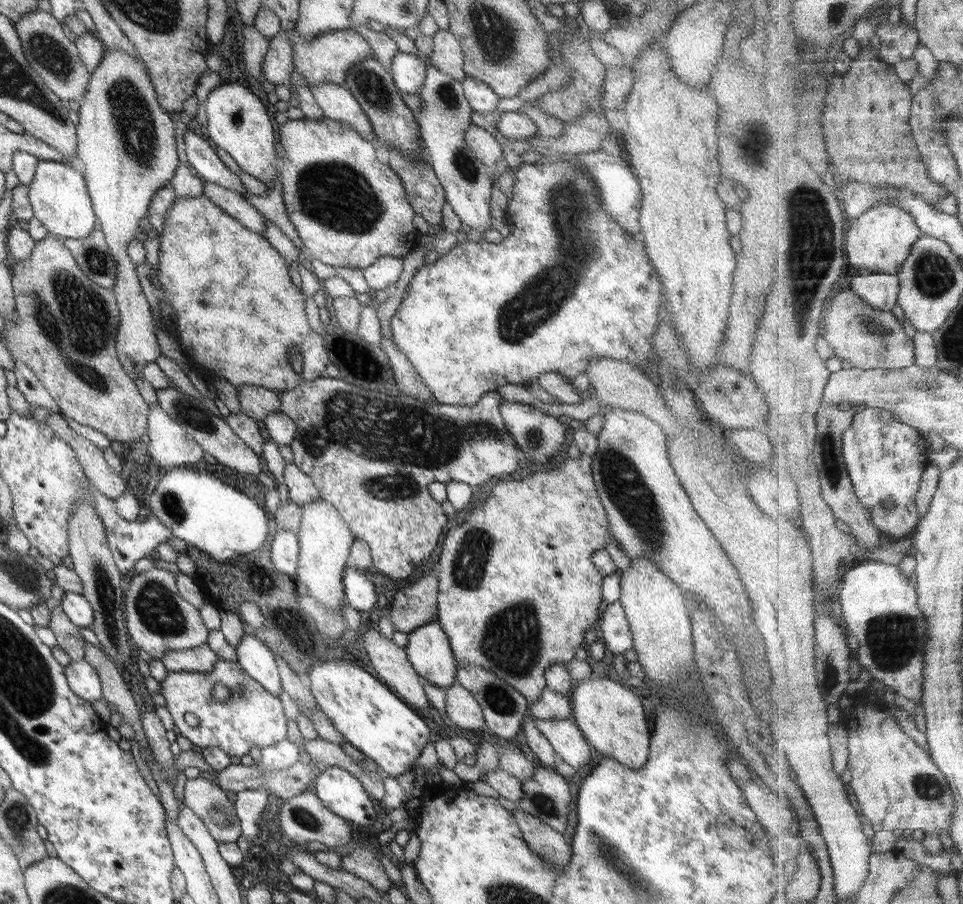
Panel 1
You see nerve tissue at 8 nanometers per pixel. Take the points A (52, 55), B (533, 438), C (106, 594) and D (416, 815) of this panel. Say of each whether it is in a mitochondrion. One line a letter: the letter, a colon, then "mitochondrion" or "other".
A: mitochondrion
B: mitochondrion
C: mitochondrion
D: other

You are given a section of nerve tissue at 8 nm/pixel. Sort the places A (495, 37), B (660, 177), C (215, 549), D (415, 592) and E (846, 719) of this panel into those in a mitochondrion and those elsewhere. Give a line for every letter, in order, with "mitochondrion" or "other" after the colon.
A: mitochondrion
B: other
C: other
D: other
E: other

